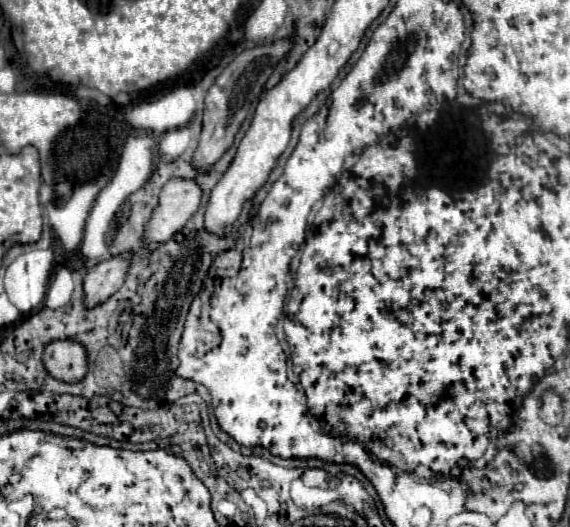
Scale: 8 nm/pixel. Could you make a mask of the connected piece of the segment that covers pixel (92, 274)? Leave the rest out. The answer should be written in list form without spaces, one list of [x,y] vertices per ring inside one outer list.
[[[122,254],[110,260],[104,260],[96,264],[88,274],[84,276],[84,302],[86,306],[98,306],[114,294],[126,276],[128,270],[128,258],[130,254]]]

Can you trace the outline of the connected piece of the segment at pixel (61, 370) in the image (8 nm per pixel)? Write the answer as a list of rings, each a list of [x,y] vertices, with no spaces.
[[[56,340],[44,348],[42,356],[48,374],[62,382],[80,382],[88,370],[86,350],[74,340]]]

